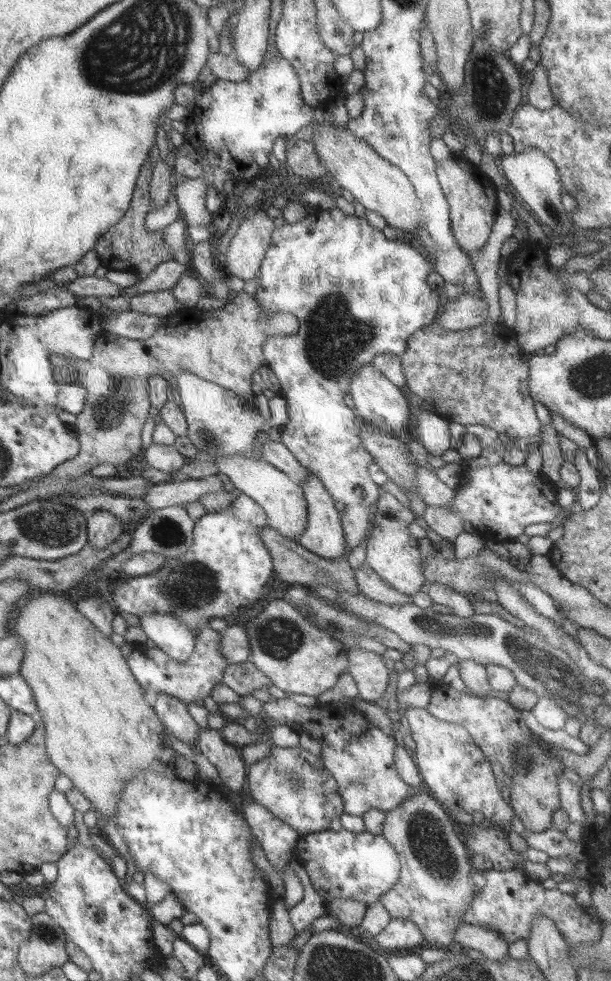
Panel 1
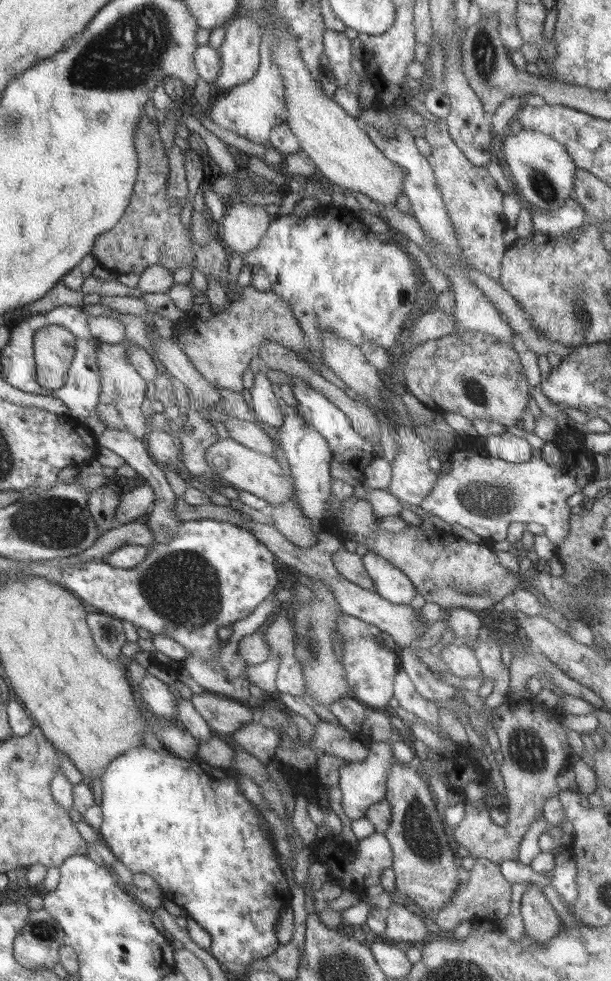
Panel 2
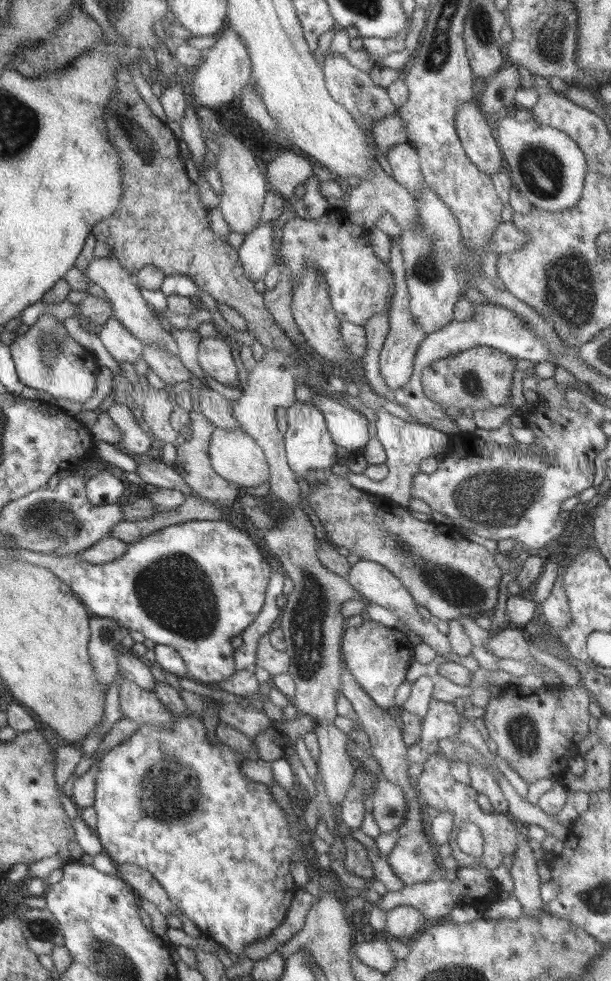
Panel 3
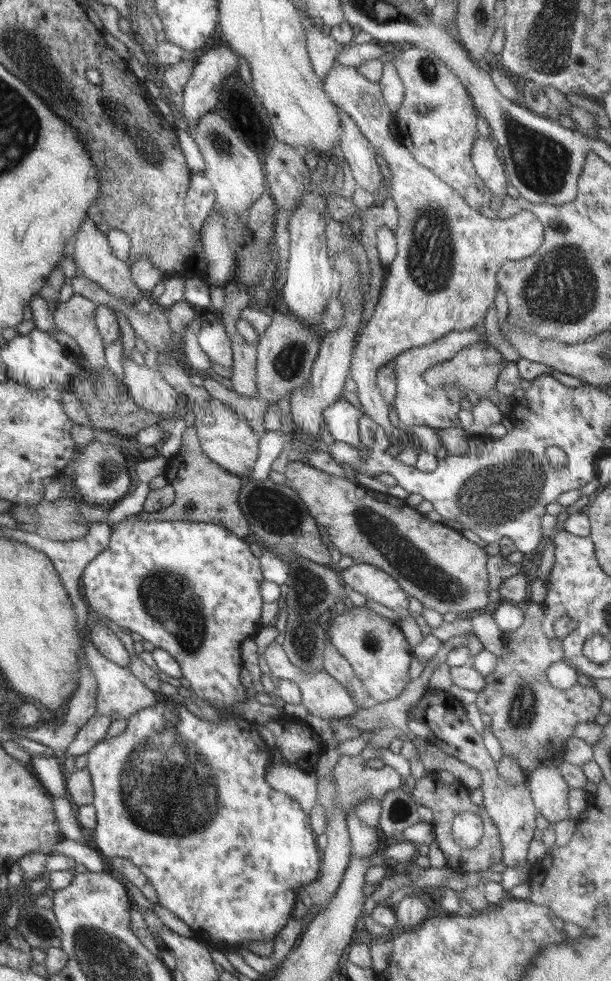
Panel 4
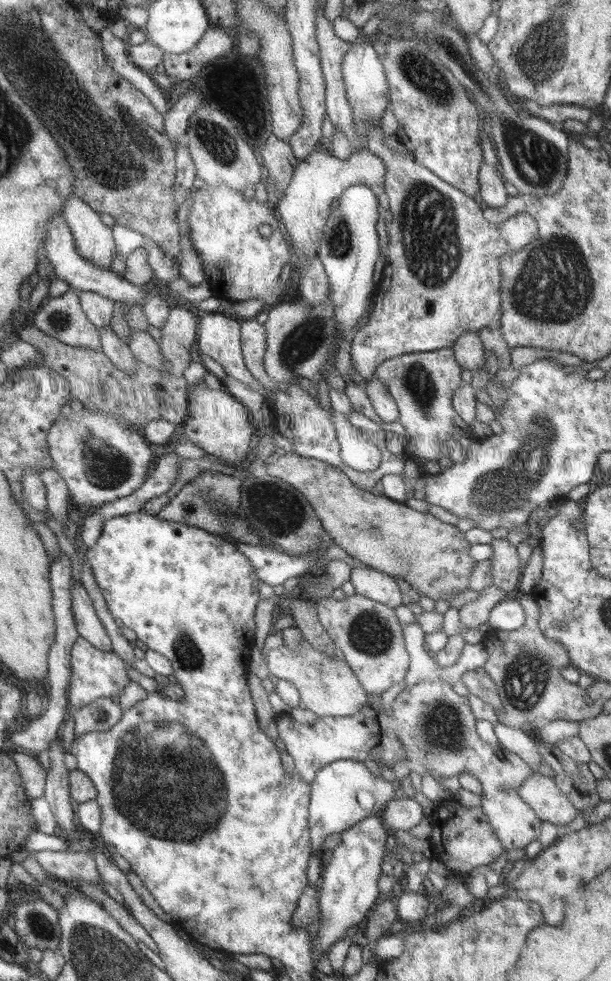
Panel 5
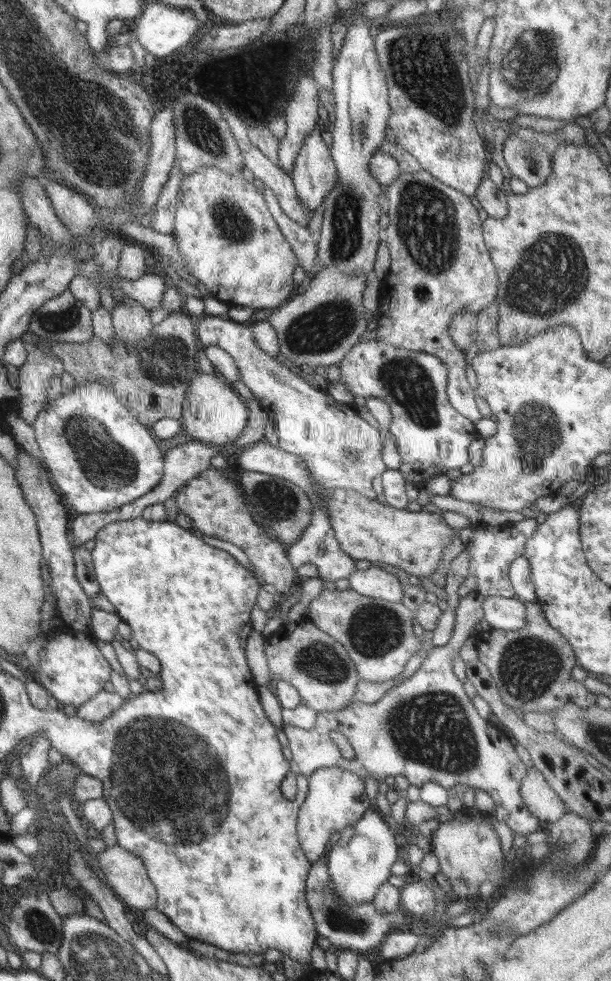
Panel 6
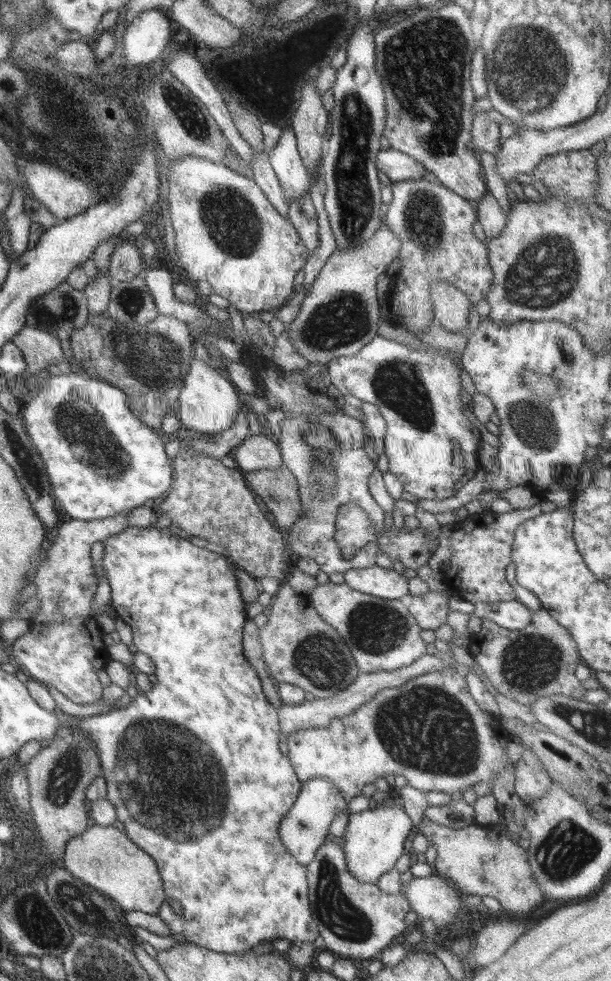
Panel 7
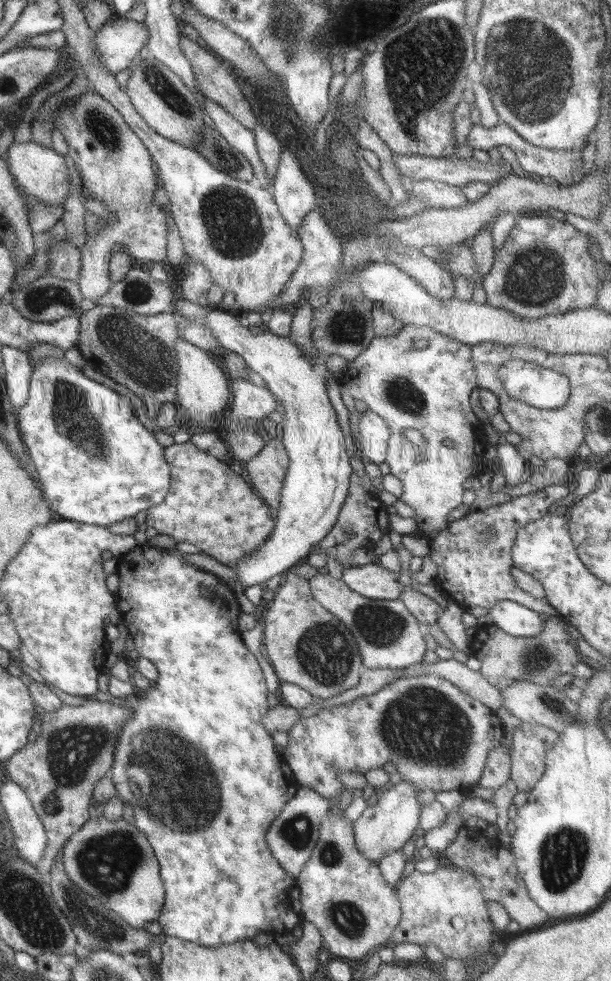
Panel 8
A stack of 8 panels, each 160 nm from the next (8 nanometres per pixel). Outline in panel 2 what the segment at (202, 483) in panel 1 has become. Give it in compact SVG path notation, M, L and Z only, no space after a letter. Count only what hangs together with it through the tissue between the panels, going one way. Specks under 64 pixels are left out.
M144 482L129 493L122 495L120 499L121 502L116 509L117 518L112 518L115 522L113 528L118 527L118 524L132 522L140 516L147 516L155 503L156 493L147 482Z

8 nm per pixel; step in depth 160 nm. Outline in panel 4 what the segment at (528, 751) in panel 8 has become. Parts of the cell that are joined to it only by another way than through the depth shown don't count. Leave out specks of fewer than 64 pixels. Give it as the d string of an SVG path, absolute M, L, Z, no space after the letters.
M538 768L527 776L531 799L538 812L556 823L570 819L568 796L570 786L558 772L558 768Z

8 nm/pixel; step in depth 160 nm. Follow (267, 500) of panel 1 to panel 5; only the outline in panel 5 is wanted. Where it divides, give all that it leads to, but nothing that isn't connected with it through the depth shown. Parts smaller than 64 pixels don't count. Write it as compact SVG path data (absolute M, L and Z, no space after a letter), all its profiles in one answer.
M202 382L190 387L187 393L188 405L187 415L180 425L179 431L183 431L186 436L196 445L205 450L207 454L213 454L216 458L223 460L228 465L240 466L240 463L253 451L250 446L257 436L258 430L250 424L250 411L243 406L236 398L232 397L226 390L210 390Z

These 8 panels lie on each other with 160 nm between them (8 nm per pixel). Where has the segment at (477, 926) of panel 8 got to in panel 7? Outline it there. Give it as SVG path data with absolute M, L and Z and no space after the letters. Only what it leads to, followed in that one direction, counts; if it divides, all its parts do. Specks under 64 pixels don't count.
M435 873L427 878L412 878L402 893L408 900L411 910L416 912L418 924L424 918L430 918L440 929L456 920L460 911L467 911L466 907L460 904L465 895L456 890L446 878Z

